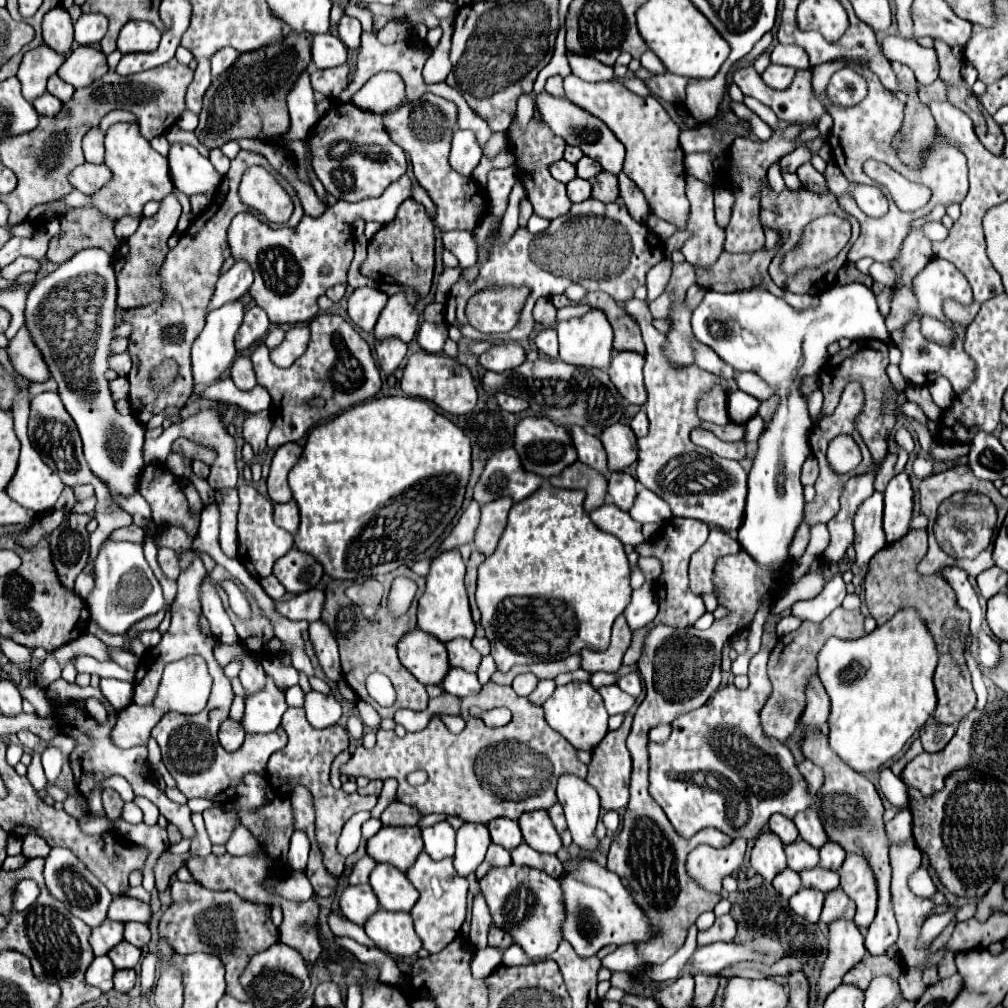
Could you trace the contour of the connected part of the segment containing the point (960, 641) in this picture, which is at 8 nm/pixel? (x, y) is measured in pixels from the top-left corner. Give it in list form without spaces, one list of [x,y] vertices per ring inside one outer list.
[[[910,530],[902,540],[882,548],[870,560],[870,572],[864,582],[864,602],[870,616],[880,624],[888,622],[898,610],[914,608],[926,622],[928,632],[936,640],[938,666],[934,674],[934,686],[938,692],[938,706],[934,710],[934,720],[940,724],[958,724],[964,714],[968,714],[976,702],[976,692],[972,688],[970,672],[964,660],[964,638],[968,632],[970,616],[956,602],[956,594],[950,584],[940,576],[920,576],[916,572],[918,562],[926,556],[926,530]]]

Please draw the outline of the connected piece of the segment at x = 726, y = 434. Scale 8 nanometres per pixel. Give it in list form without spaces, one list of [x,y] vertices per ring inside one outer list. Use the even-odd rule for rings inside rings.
[[[700,422],[700,428],[710,430],[720,440],[726,440],[726,442],[736,442],[736,440],[742,440],[742,436],[744,436],[744,426],[736,426],[734,422],[726,424],[726,426],[716,426],[716,424],[710,424],[710,422]]]

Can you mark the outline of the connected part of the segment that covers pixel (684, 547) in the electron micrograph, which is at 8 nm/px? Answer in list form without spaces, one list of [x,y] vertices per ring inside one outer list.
[[[672,518],[664,524],[664,530],[654,536],[652,540],[644,542],[642,546],[638,546],[638,554],[640,556],[656,556],[662,560],[662,574],[658,578],[658,596],[660,596],[660,612],[658,616],[652,620],[652,626],[664,622],[676,628],[684,628],[684,626],[692,626],[704,612],[704,602],[700,596],[692,594],[690,586],[688,586],[688,560],[690,556],[706,542],[708,538],[708,524],[704,524],[702,520],[694,520],[694,518]]]

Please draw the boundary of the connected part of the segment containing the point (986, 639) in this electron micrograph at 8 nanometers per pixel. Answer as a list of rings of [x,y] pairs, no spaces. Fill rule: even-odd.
[[[984,630],[978,632],[978,658],[984,666],[996,666],[1000,660],[1000,644],[994,642]]]

